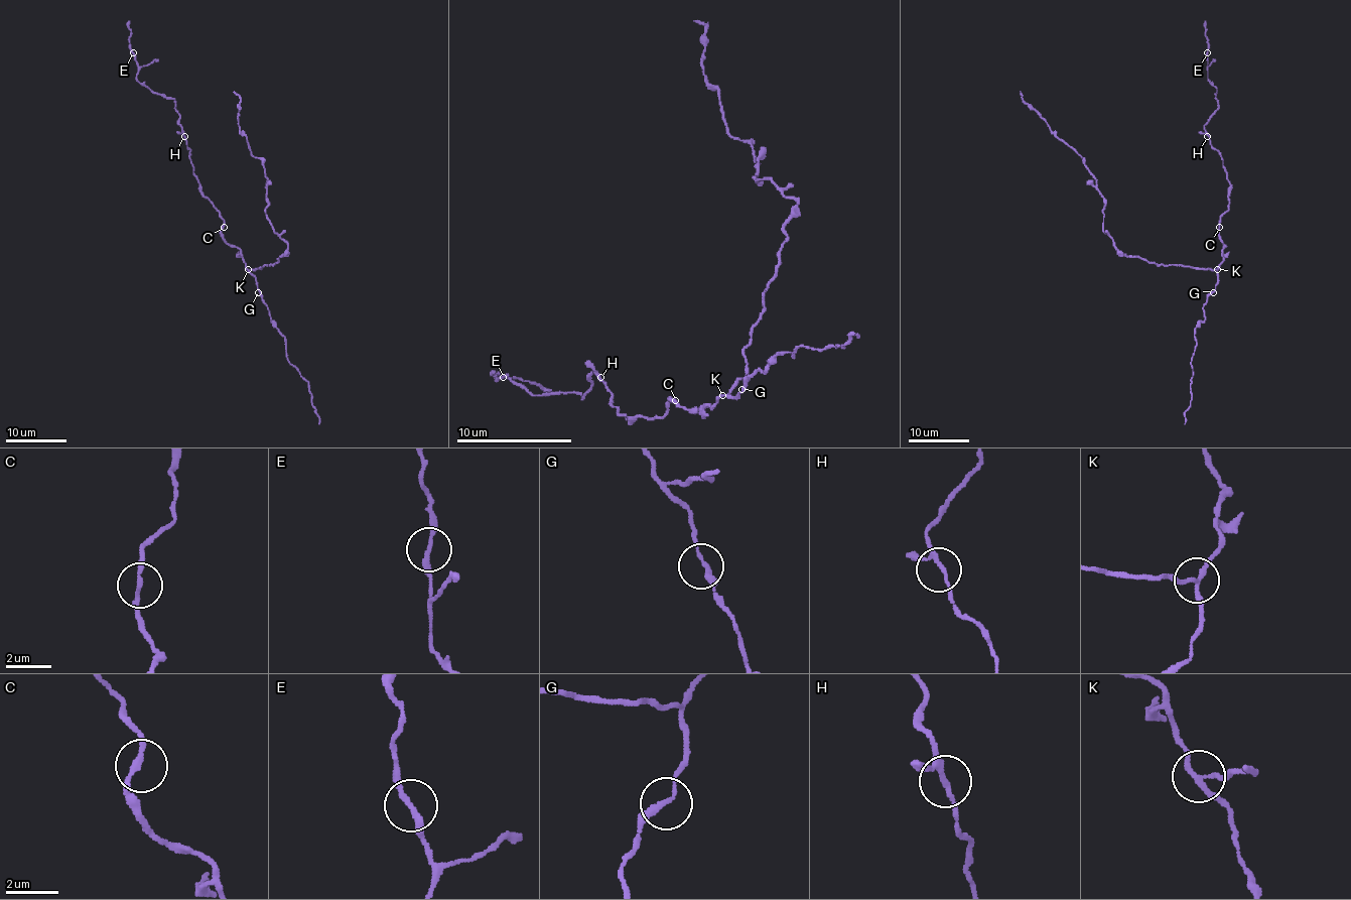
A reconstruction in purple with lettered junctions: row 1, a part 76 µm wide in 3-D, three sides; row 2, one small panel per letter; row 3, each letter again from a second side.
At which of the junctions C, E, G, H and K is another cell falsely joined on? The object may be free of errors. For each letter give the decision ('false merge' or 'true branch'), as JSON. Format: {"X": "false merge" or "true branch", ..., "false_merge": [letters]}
{"C": "true branch", "E": "true branch", "G": "true branch", "H": "true branch", "K": "false merge", "false_merge": ["K"]}

